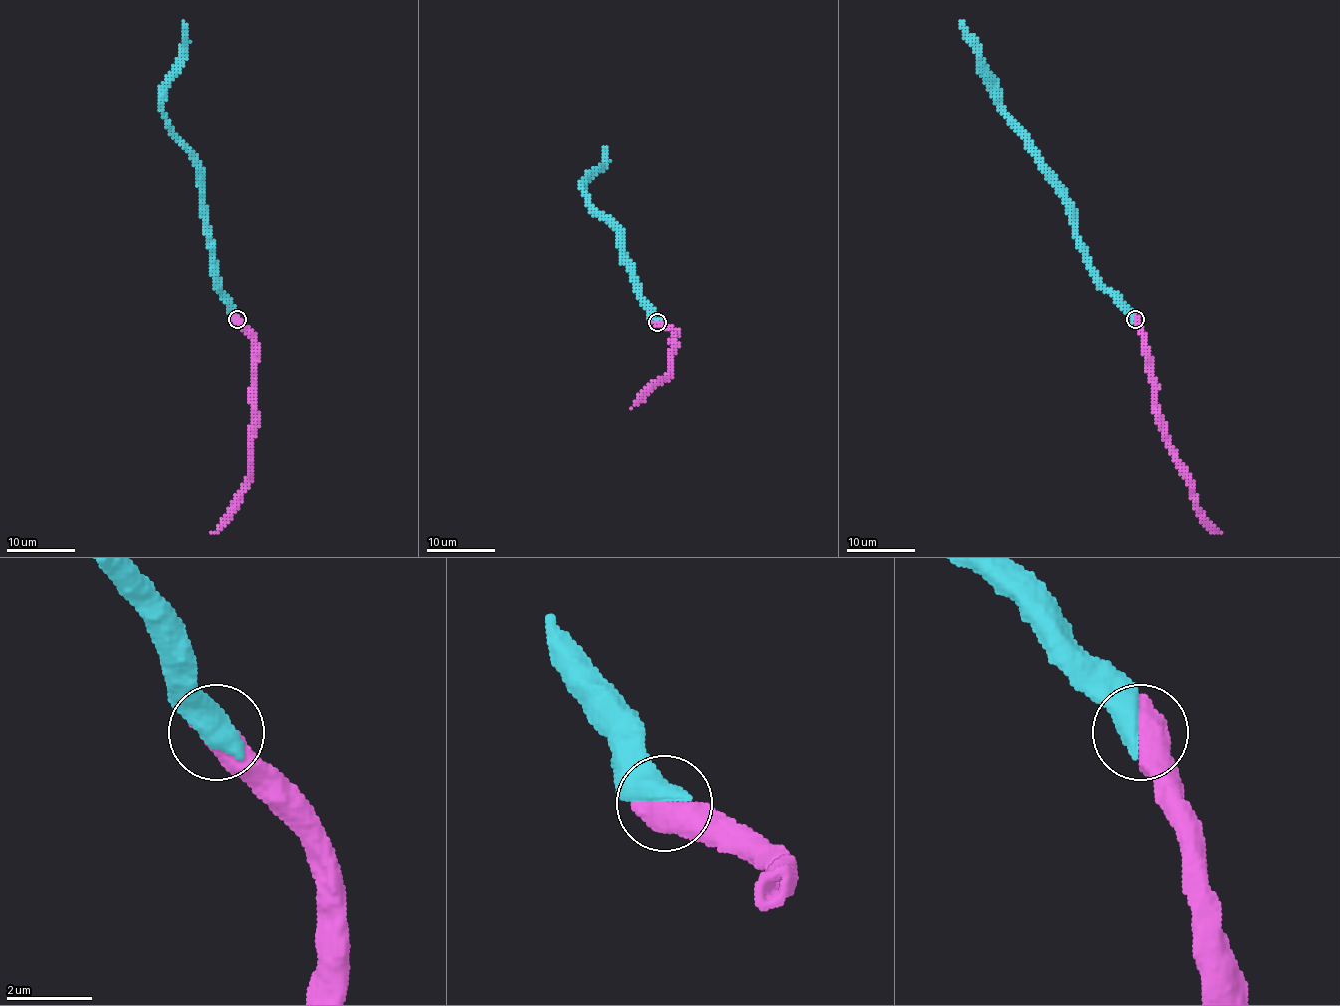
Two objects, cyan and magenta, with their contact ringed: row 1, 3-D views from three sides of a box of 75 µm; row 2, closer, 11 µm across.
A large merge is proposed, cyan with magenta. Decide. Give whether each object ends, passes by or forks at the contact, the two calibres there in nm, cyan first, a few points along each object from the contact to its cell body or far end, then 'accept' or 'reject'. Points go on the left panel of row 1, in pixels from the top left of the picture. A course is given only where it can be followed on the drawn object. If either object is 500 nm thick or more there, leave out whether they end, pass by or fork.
calibres 650 and 750 nm; course cyan (237, 319), (217, 283), (201, 169), (163, 111), (165, 80), (177, 67), (184, 43), (182, 22); course magenta (237, 319), (253, 341), (253, 440), (249, 476), (237, 507), (212, 533); accept

